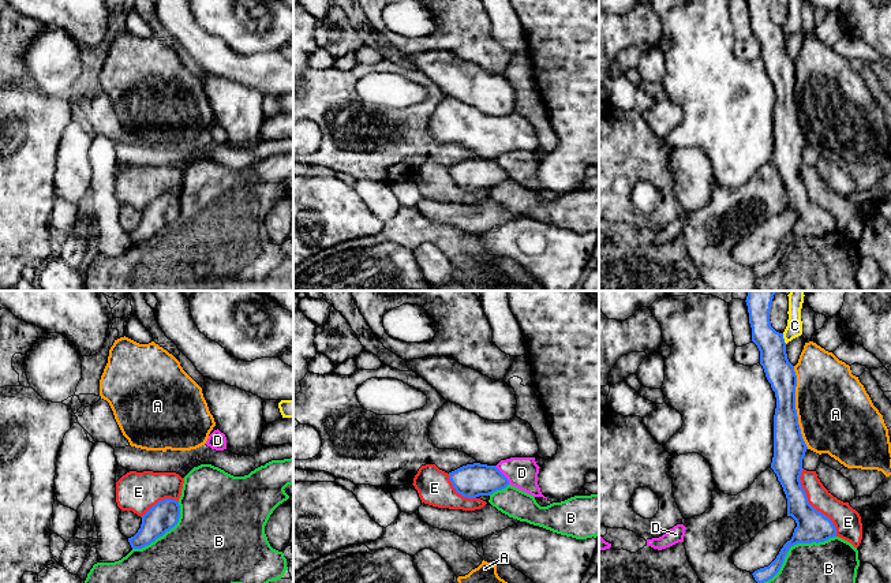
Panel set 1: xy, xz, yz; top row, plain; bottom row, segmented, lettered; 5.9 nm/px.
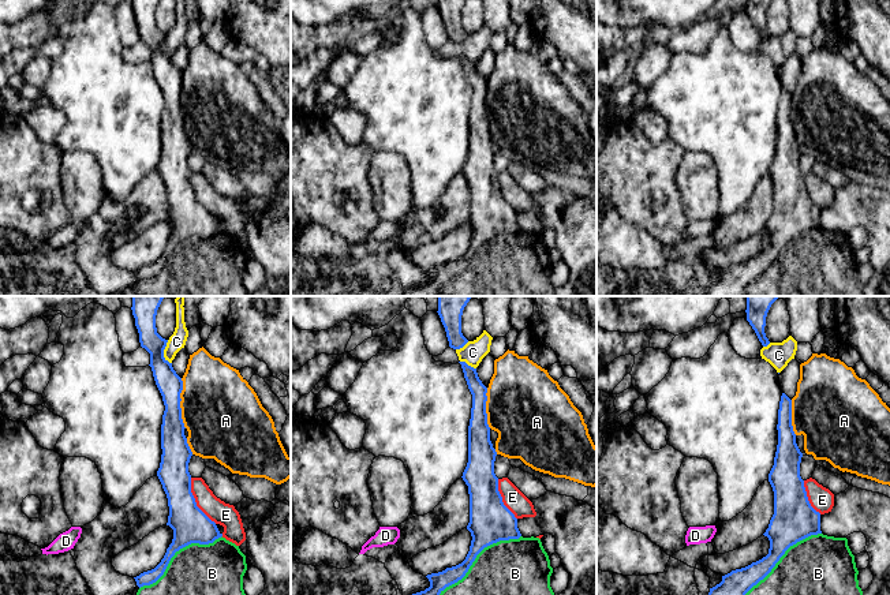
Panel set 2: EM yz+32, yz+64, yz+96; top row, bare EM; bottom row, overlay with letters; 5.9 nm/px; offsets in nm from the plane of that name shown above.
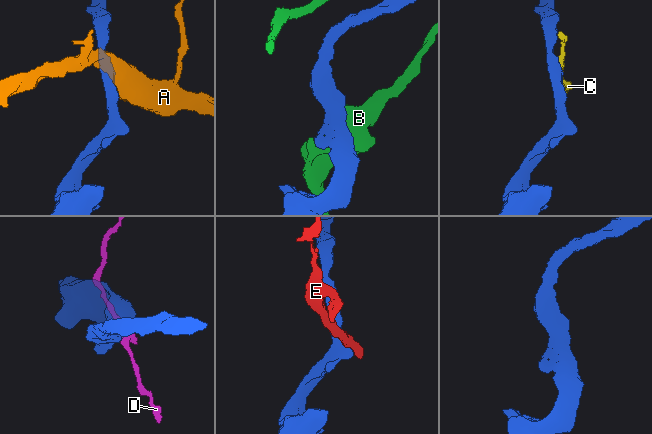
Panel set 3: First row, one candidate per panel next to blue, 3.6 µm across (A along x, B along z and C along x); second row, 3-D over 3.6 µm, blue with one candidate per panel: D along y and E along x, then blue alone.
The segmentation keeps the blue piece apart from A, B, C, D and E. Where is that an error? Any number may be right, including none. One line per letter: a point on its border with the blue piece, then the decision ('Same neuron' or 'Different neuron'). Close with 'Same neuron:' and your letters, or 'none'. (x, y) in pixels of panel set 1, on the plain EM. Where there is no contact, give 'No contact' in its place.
A: Touches blue at yz (794, 101). Different neuron
B: Touches blue at yz (792, 239). Different neuron
C: Touches blue at yz (783, 33). Different neuron
D: Touches blue at xz (504, 169). Different neuron
E: Touches blue at yz (809, 198). Different neuron
Same neuron: none

